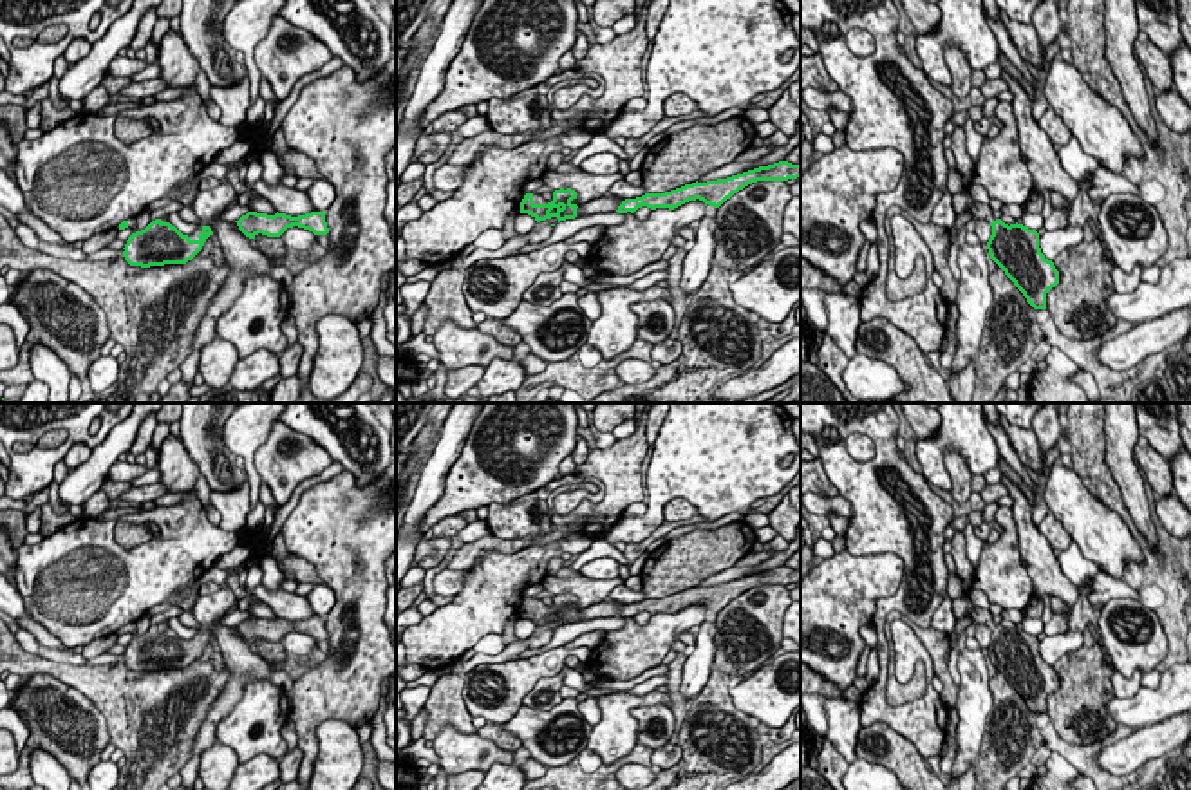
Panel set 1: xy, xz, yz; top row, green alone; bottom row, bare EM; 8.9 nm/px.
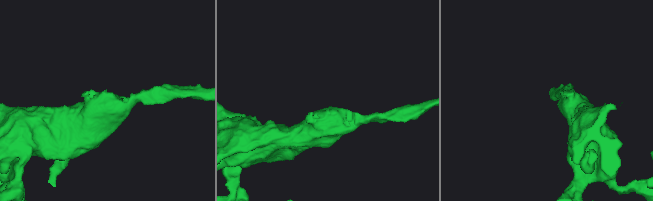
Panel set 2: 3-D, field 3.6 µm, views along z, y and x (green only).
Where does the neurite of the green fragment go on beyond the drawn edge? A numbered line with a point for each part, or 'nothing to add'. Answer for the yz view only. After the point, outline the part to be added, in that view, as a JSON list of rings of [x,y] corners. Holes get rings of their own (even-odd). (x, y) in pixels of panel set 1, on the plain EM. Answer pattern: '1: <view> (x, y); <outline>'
1: yz (980, 615); [[[972,606],[971,616],[978,624],[985,624],[989,627],[994,627],[996,625],[994,624],[994,616],[990,615],[990,609],[983,609],[983,607]]]

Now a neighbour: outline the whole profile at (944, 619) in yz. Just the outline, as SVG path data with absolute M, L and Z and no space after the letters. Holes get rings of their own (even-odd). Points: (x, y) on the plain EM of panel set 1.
M947 597L942 600L940 607L934 611L931 618L931 627L949 636L954 631L956 622L958 618L952 609L952 598Z

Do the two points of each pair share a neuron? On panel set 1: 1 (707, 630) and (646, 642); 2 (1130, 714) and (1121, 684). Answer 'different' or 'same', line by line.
1: different
2: different

